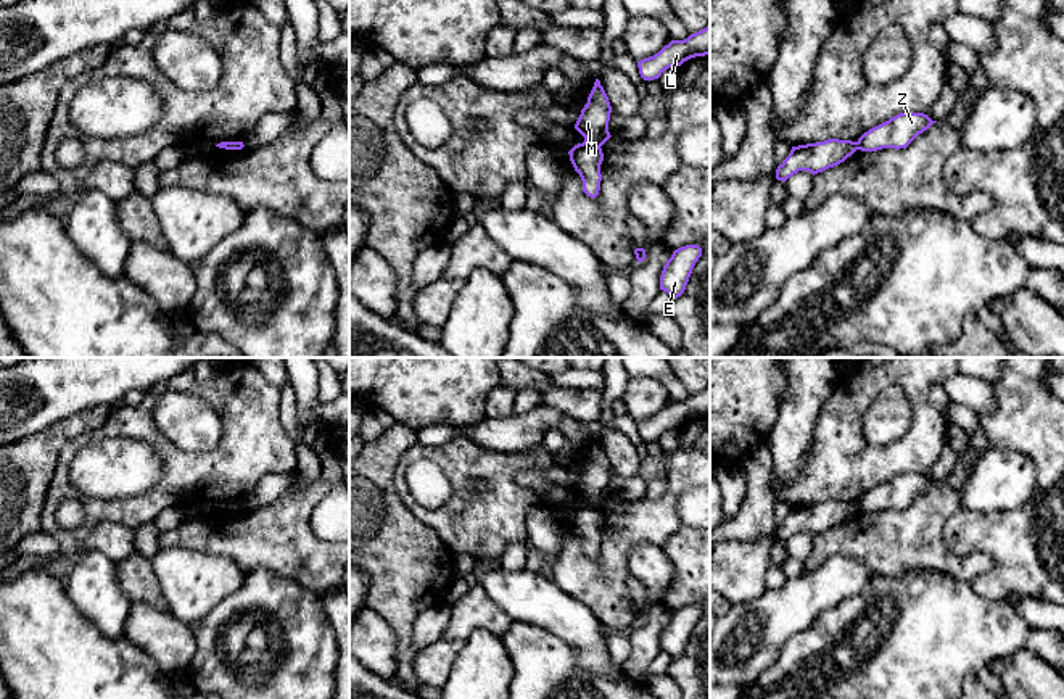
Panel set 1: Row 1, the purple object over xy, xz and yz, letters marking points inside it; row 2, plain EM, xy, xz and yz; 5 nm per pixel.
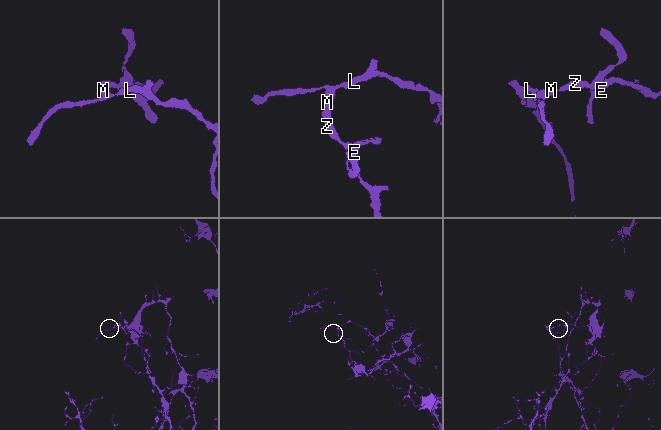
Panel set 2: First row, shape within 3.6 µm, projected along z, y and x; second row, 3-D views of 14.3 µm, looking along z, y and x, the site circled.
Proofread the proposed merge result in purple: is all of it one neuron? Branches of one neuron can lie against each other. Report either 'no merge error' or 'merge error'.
merge error

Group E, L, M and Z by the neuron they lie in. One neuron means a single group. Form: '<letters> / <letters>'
E Z / L M

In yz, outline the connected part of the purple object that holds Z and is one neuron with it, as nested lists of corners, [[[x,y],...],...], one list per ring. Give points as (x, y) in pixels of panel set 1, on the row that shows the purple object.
[[[900,113],[889,121],[864,132],[856,145],[861,151],[877,151],[882,148],[906,148],[919,134],[934,122],[924,113]]]

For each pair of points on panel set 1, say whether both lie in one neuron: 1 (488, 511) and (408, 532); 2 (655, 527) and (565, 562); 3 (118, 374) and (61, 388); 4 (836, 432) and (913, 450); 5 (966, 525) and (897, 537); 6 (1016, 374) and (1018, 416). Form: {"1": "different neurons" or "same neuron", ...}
{"1": "different neurons", "2": "same neuron", "3": "same neuron", "4": "same neuron", "5": "different neurons", "6": "same neuron"}

